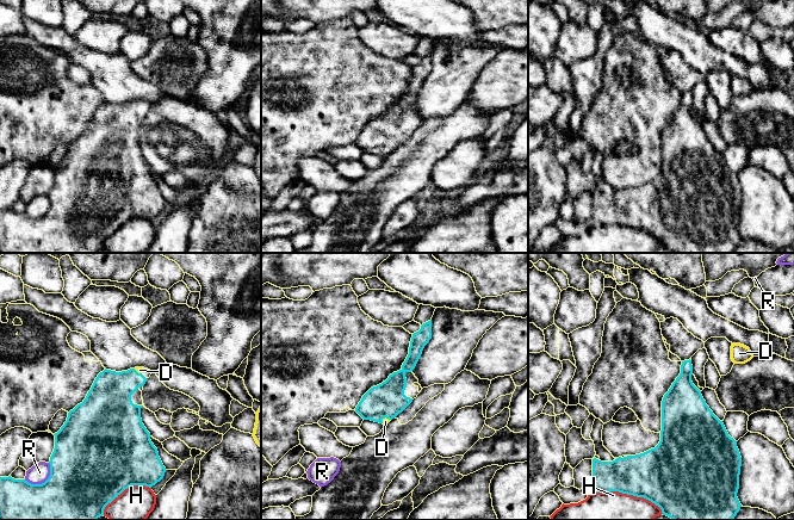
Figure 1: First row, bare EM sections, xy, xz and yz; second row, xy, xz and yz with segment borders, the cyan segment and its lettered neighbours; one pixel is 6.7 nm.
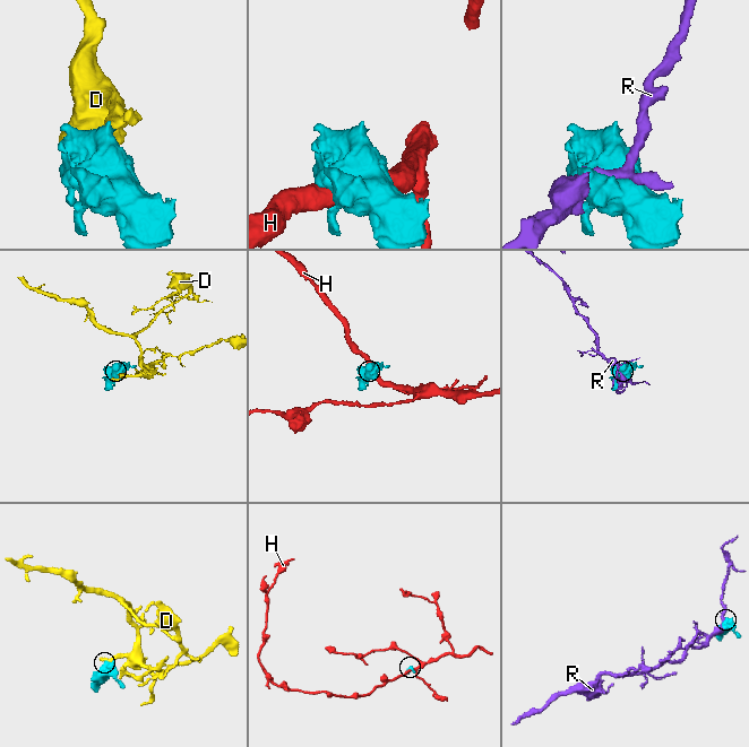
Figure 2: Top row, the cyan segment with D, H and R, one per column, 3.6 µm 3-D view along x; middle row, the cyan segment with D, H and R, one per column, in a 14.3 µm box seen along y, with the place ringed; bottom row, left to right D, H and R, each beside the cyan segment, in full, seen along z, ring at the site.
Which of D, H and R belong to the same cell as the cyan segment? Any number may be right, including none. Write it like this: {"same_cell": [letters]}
{"same_cell": ["D"]}

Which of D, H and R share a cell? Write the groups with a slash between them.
D / H / R

